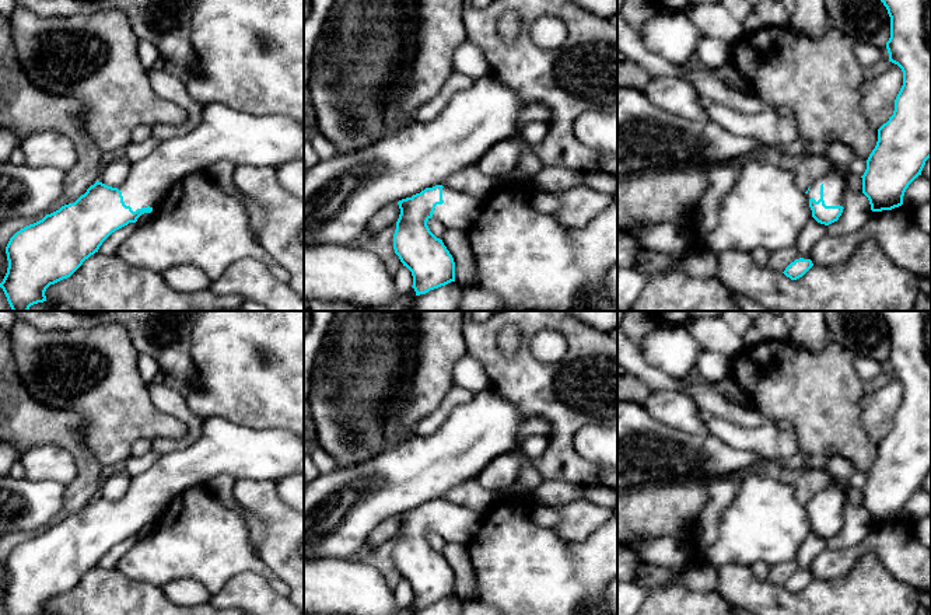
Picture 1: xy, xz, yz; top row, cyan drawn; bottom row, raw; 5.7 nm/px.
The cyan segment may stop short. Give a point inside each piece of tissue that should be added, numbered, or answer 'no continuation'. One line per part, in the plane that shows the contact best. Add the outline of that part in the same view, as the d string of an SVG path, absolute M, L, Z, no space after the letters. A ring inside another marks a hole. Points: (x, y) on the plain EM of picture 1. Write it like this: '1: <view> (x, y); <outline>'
1: yz (833, 498); M829 486L818 492L809 502L808 516L822 511L826 520L844 520L844 492L836 486Z

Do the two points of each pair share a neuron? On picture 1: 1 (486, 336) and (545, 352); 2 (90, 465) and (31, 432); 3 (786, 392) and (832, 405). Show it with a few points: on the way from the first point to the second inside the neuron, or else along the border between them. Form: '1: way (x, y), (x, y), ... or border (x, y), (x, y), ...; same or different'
1: border (529, 339), (532, 353), (541, 360), (562, 359); different
2: way (77, 450), (59, 432), (46, 432); same
3: way (797, 392), (816, 392), (821, 397); same

